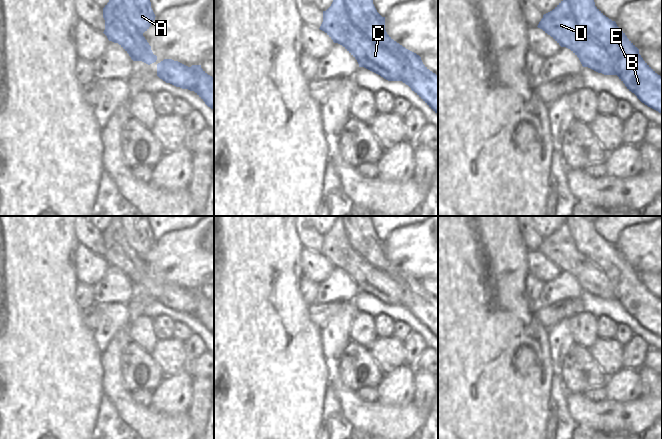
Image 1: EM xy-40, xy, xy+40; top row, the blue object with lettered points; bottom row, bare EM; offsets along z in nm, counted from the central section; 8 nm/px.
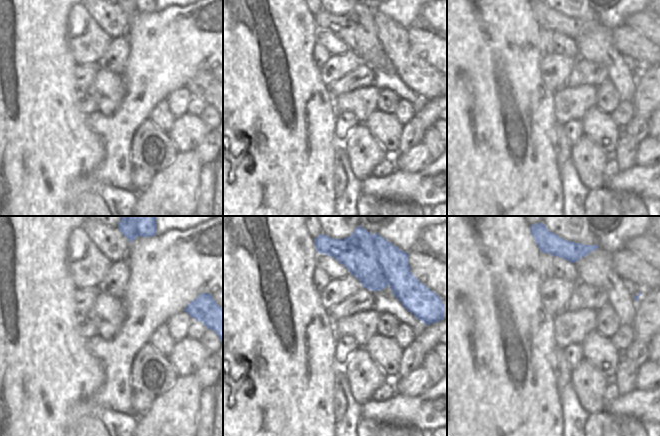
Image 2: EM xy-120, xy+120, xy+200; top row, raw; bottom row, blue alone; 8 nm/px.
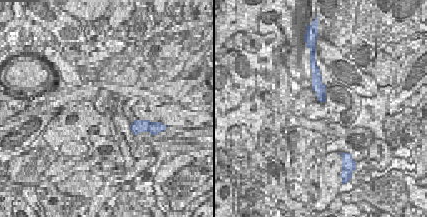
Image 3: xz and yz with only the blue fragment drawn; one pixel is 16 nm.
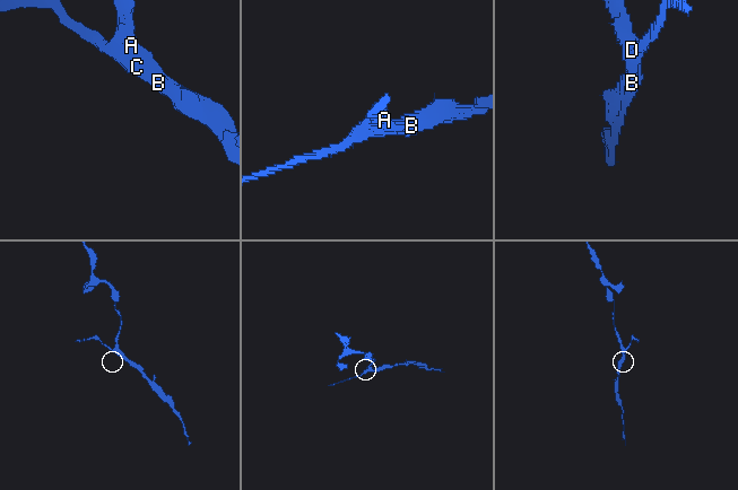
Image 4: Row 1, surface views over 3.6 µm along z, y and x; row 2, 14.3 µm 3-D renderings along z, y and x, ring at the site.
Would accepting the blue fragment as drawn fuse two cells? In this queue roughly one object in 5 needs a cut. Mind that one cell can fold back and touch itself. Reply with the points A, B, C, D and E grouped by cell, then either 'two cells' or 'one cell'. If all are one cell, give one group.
A B E / C D | two cells

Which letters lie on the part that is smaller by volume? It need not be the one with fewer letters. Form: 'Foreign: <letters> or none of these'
Foreign: C, D

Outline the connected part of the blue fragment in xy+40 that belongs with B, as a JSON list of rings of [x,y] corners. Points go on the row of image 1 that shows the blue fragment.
[[[567,0],[571,4],[577,24],[584,29],[611,57],[616,75],[627,89],[648,107],[662,114],[662,77],[658,75],[641,57],[639,49],[627,38],[615,21],[606,17],[596,6],[594,0]]]

